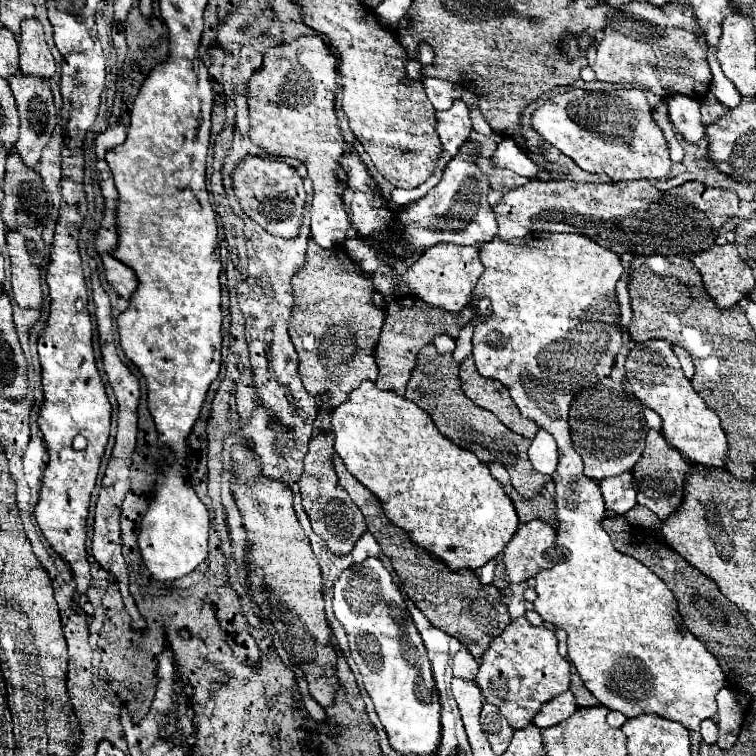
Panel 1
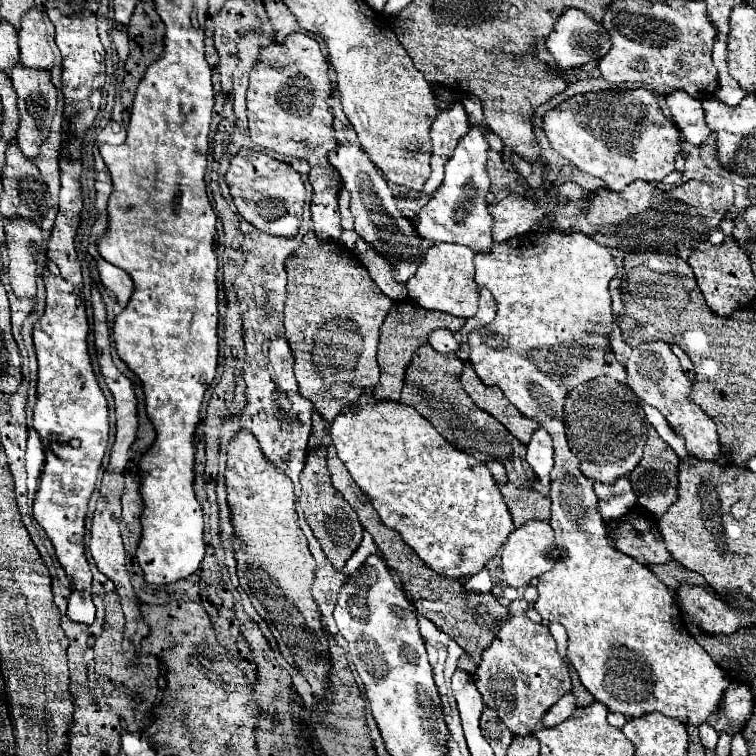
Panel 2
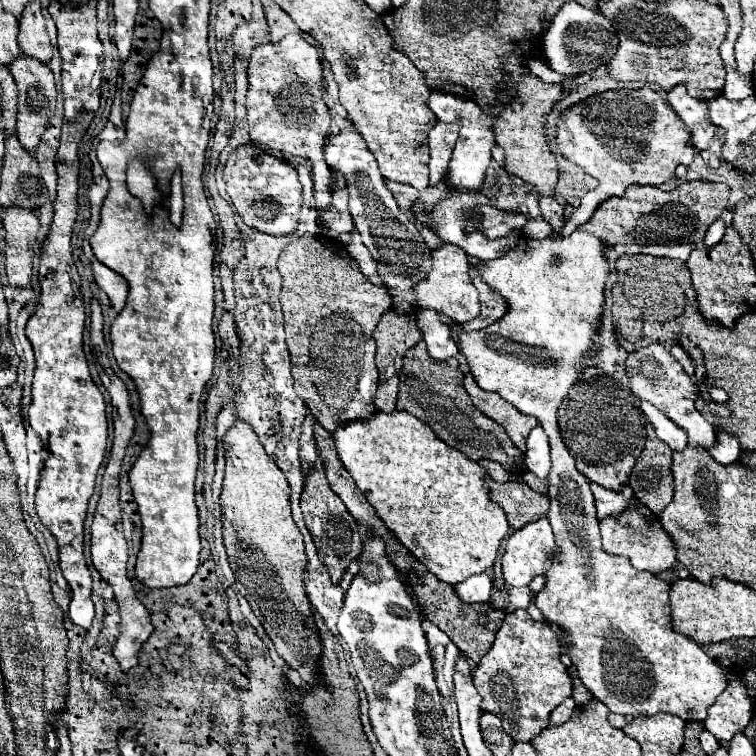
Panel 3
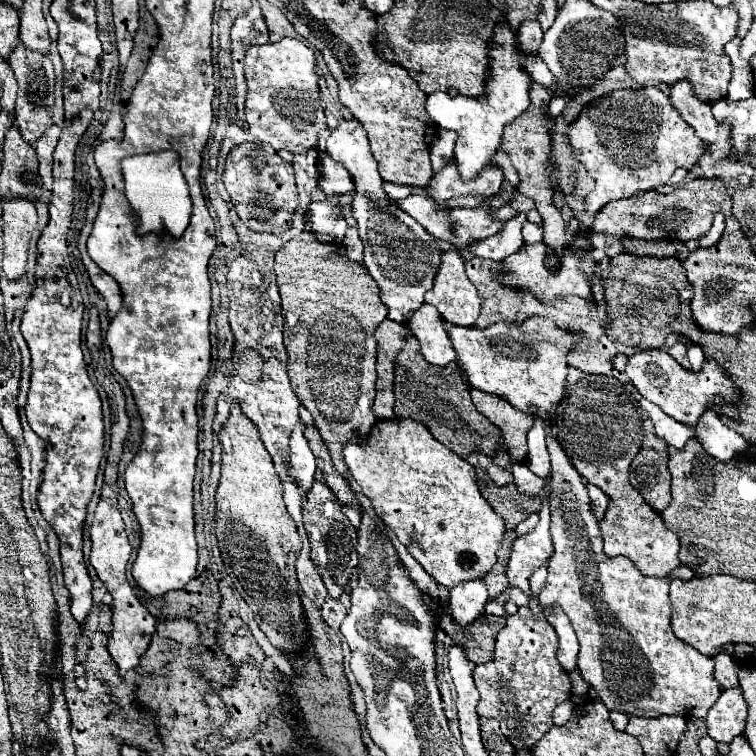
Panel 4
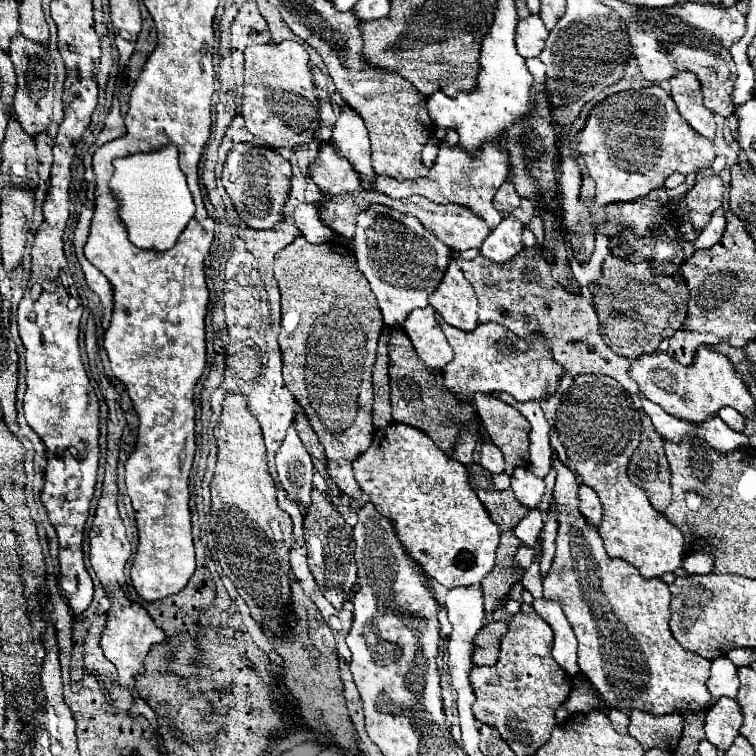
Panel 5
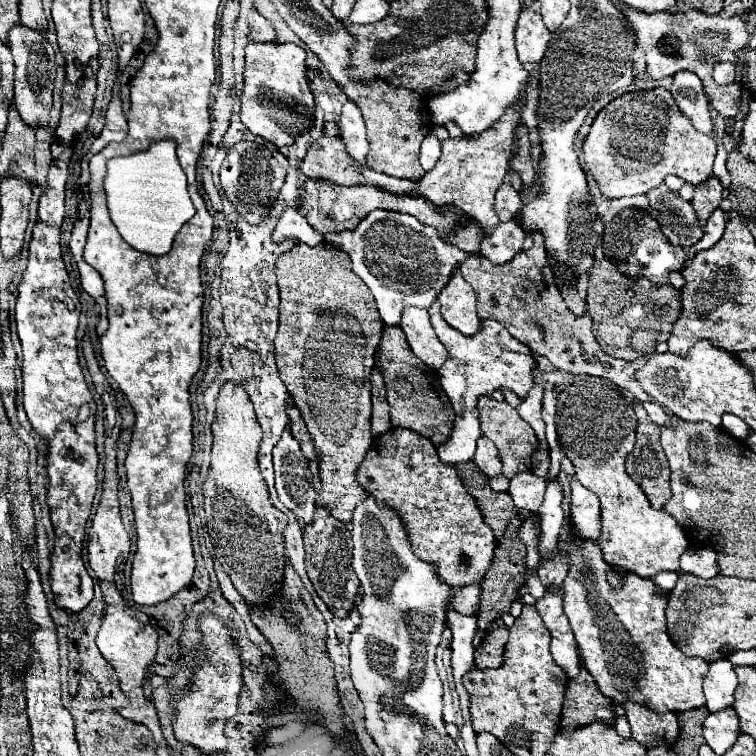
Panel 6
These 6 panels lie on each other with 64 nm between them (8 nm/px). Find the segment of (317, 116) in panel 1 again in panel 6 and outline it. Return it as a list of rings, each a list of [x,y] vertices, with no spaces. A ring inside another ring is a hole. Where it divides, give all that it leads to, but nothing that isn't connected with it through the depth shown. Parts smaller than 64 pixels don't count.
[[[250,42],[246,46],[246,70],[244,70],[244,90],[242,90],[242,122],[246,128],[272,142],[276,148],[290,146],[294,138],[308,132],[310,118],[300,116],[292,110],[290,98],[312,98],[306,78],[306,52],[292,42]]]

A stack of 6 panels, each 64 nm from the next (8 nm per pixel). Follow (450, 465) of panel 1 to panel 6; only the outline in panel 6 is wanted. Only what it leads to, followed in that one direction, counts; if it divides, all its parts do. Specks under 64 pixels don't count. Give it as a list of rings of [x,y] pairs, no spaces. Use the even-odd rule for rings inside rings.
[[[392,428],[384,436],[374,438],[374,444],[366,454],[362,468],[358,468],[358,482],[370,496],[376,498],[376,502],[394,508],[402,516],[408,528],[414,554],[424,562],[438,564],[440,580],[446,580],[446,584],[452,584],[452,588],[462,588],[480,580],[486,574],[486,568],[490,566],[496,546],[494,532],[484,524],[482,514],[478,512],[478,504],[474,504],[474,498],[466,492],[464,484],[458,480],[456,468],[444,466],[438,460],[436,448],[434,444],[430,444],[430,440],[406,428]]]

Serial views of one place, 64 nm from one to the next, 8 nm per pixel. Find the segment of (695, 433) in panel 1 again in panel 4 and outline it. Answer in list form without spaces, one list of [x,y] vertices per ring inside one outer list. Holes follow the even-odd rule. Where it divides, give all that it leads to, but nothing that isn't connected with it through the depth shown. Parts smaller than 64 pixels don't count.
[[[660,348],[644,350],[628,358],[626,374],[644,398],[648,398],[656,406],[660,406],[668,416],[686,426],[696,426],[700,416],[710,408],[708,404],[716,404],[716,396],[723,398],[727,404],[738,403],[741,400],[740,391],[727,376],[726,370],[712,358],[704,358],[702,370],[692,372],[682,368],[670,354],[666,354]]]

